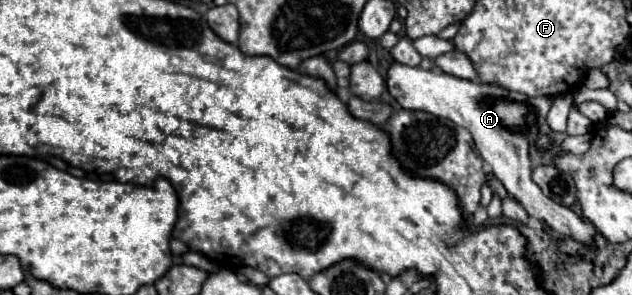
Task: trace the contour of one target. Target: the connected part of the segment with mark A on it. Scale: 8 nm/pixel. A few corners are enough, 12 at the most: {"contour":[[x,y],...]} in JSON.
{"contour":[[393,61],[407,111],[469,129],[529,217],[593,245],[593,225],[545,197],[529,147],[549,97]]}

